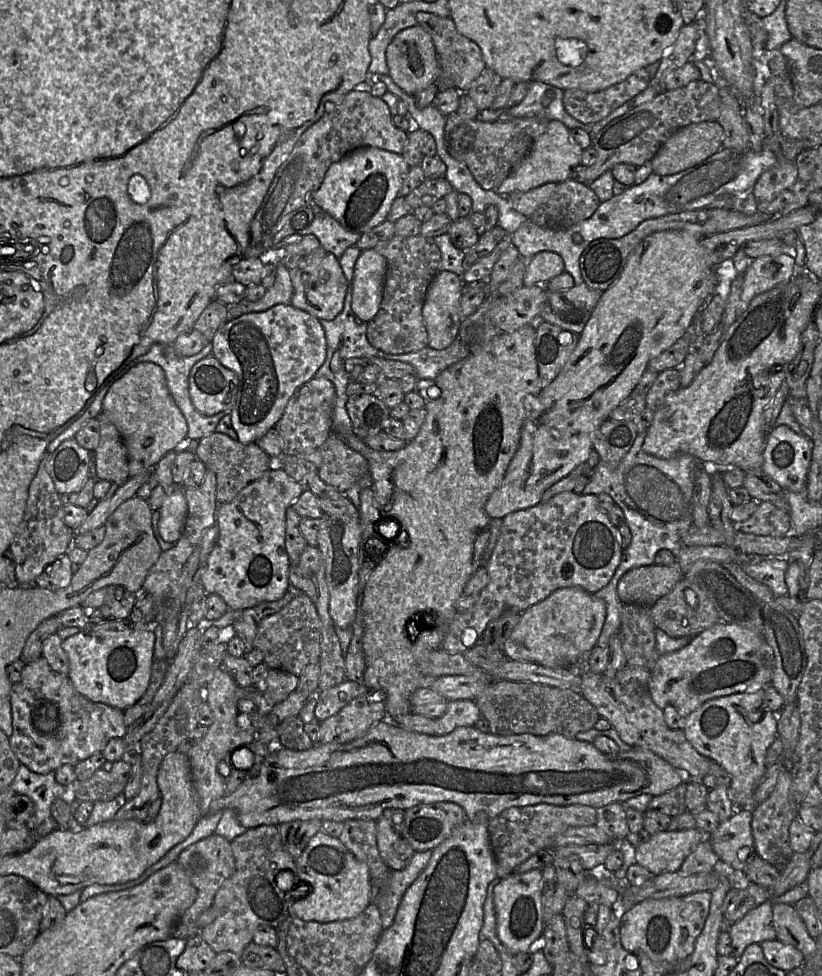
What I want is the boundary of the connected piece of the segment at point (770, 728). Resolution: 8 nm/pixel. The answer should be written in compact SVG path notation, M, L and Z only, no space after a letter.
M759 688L713 698L704 702L684 719L683 730L689 743L698 753L708 757L730 774L732 781L728 790L736 810L753 811L757 805L753 793L767 771L767 751L777 738L778 719L775 716L776 713L763 709L764 697L765 688Z

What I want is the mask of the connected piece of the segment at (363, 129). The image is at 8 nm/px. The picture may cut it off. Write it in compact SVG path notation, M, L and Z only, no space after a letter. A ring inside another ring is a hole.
M367 87L350 91L299 138L288 158L278 168L274 179L250 223L246 257L272 256L273 237L283 227L287 215L301 207L311 206L313 194L321 186L329 166L348 153L364 147L376 147L396 154L403 151L408 132L392 123L387 104L371 95Z

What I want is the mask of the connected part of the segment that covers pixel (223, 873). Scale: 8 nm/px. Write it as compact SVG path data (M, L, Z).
M213 833L183 850L176 862L184 869L197 890L194 903L179 918L172 934L177 938L188 939L200 934L201 929L197 924L198 918L202 912L212 906L220 886L234 873L235 859L230 842L226 838Z

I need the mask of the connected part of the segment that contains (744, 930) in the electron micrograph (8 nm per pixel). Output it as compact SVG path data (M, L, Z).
M770 900L760 904L729 927L732 955L735 958L739 959L750 944L777 939L773 927L772 903Z

